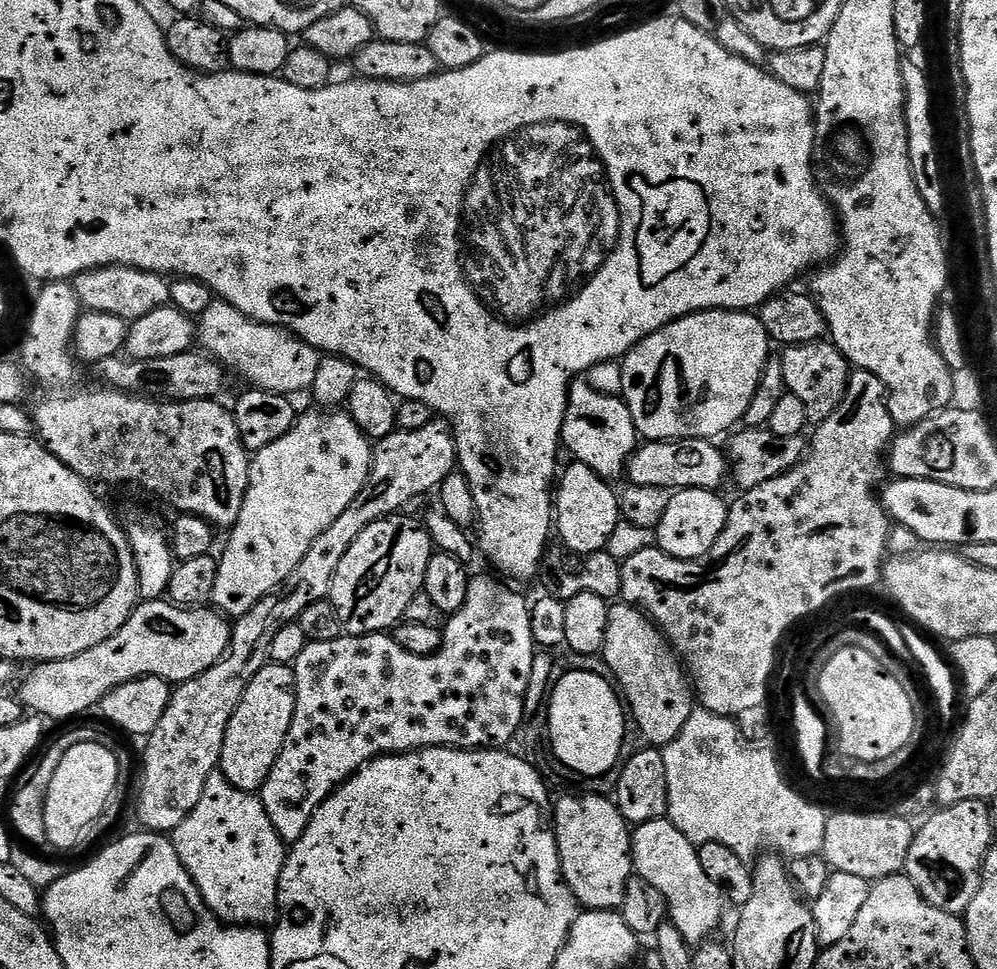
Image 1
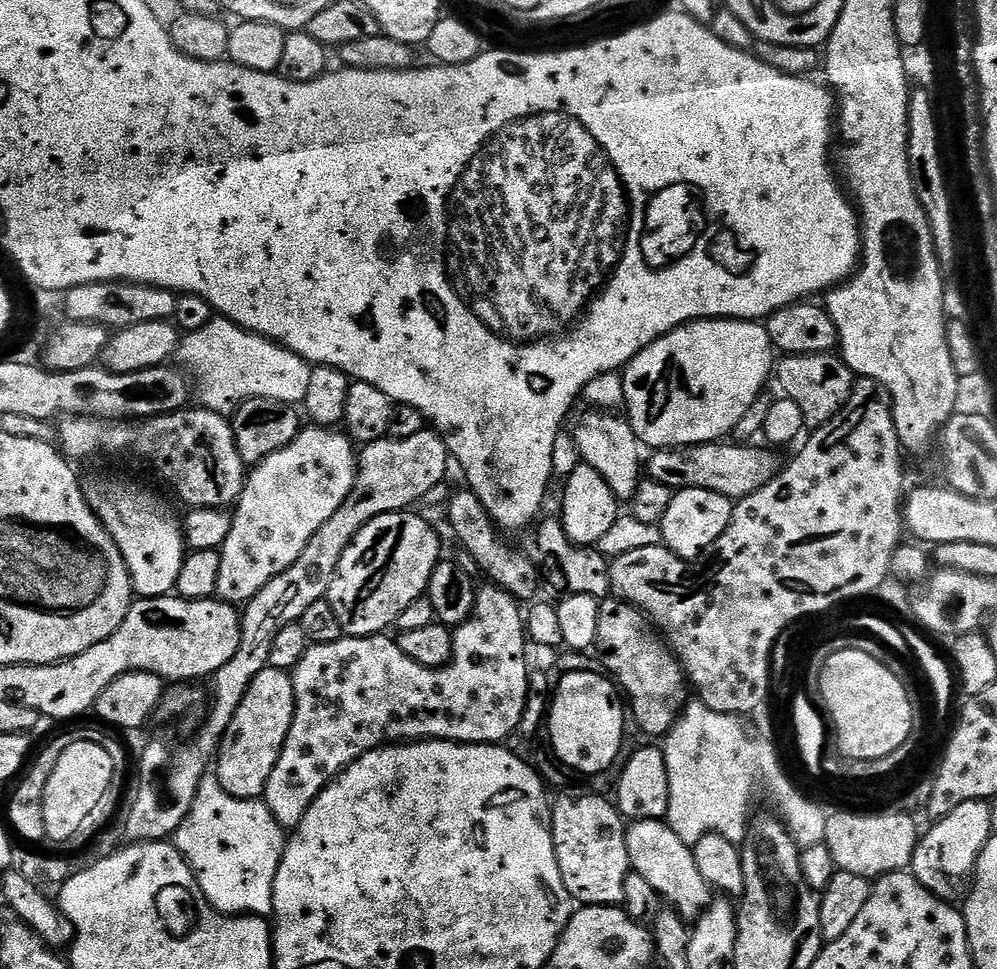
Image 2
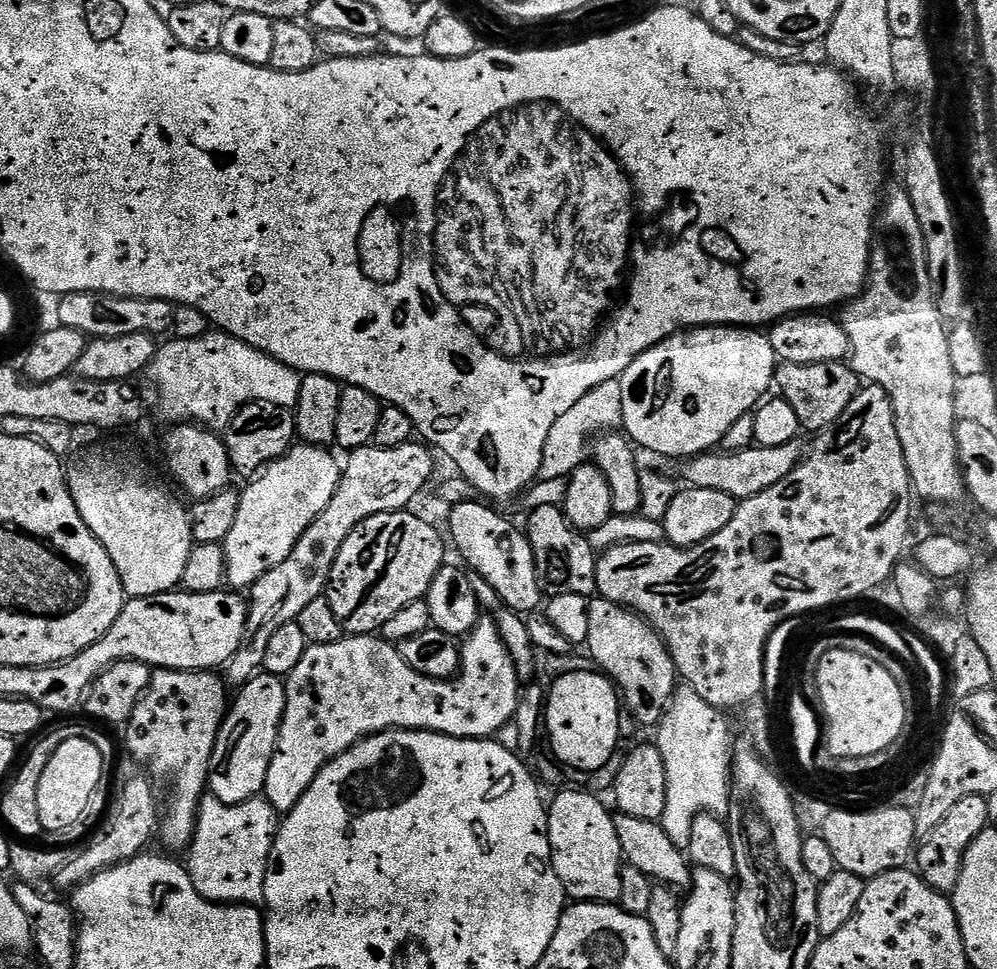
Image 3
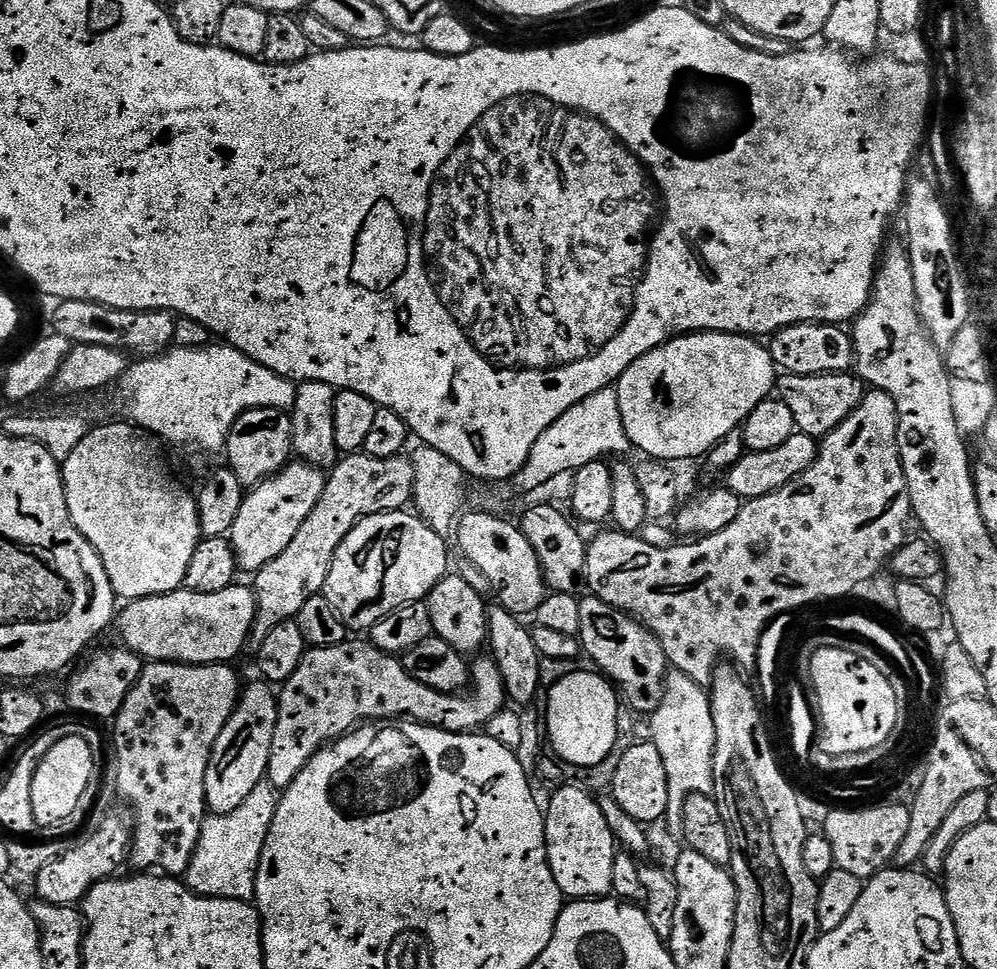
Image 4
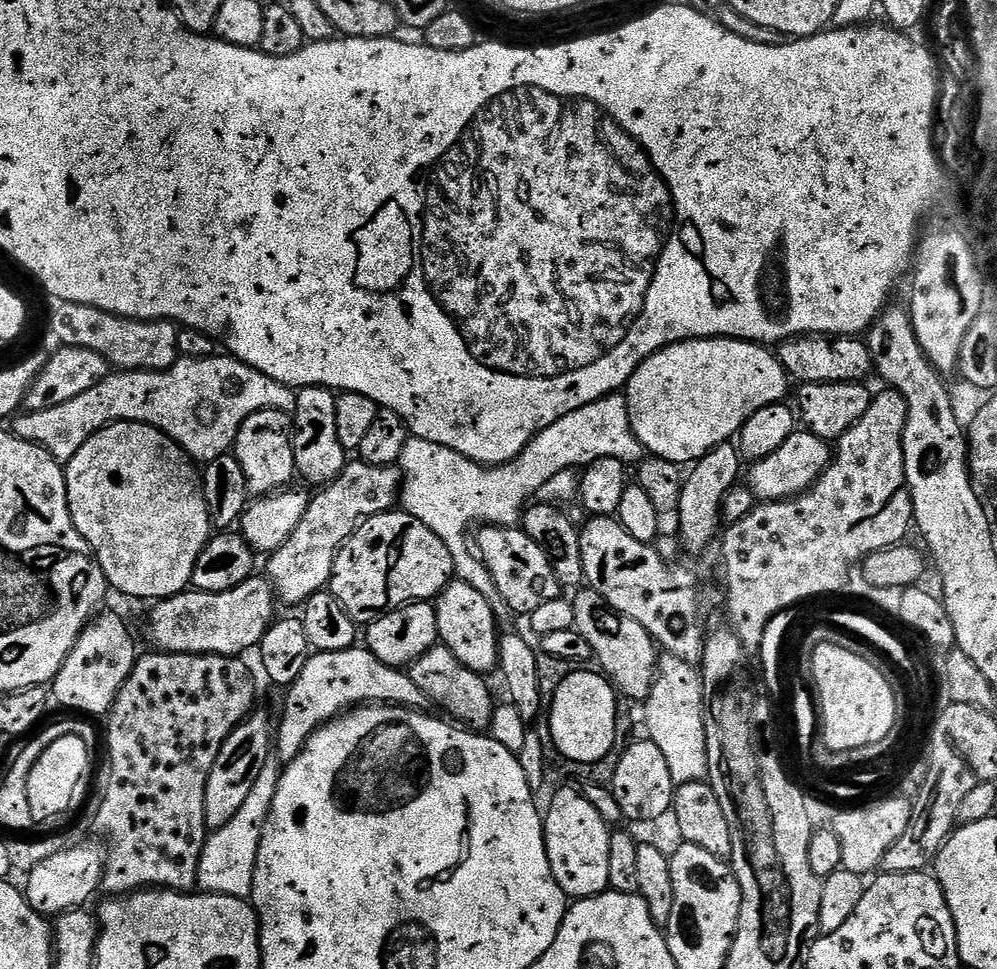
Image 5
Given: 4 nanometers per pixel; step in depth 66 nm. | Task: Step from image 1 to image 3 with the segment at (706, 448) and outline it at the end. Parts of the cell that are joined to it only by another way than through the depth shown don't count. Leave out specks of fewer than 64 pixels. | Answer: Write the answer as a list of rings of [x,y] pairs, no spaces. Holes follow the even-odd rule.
[[[799,439],[786,442],[786,446],[770,446],[761,448],[753,446],[742,448],[738,452],[727,450],[713,450],[699,456],[691,457],[684,468],[684,476],[688,479],[687,483],[694,488],[705,488],[706,490],[722,490],[722,494],[730,494],[738,502],[750,498],[754,494],[762,494],[762,490],[770,490],[774,482],[782,482],[797,468],[804,459],[806,452]]]

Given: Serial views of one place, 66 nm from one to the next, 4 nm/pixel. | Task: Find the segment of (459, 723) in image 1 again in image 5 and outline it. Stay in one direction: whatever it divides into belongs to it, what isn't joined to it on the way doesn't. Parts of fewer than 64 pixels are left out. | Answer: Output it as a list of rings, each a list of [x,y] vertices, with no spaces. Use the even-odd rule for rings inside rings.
[[[366,646],[309,655],[306,666],[302,666],[302,674],[287,685],[286,692],[284,713],[274,732],[274,752],[284,762],[293,760],[303,750],[321,724],[329,724],[342,712],[365,704],[403,706],[413,710],[423,709],[426,704],[422,690],[410,682],[407,671],[386,666],[386,662],[374,658]]]

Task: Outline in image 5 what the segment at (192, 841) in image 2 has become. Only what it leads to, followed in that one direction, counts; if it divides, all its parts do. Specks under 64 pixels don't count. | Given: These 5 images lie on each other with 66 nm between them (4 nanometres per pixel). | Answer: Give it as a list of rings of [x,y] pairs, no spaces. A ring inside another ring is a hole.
[[[268,759],[266,766],[262,766],[262,774],[258,774],[257,780],[254,781],[246,802],[242,802],[242,810],[238,810],[238,814],[234,814],[234,818],[230,818],[226,826],[215,829],[204,841],[202,858],[198,862],[196,875],[196,882],[201,893],[251,897],[258,846],[262,842],[262,830],[266,826],[266,818],[270,814],[274,794],[278,790],[281,771],[281,765],[275,759]]]

